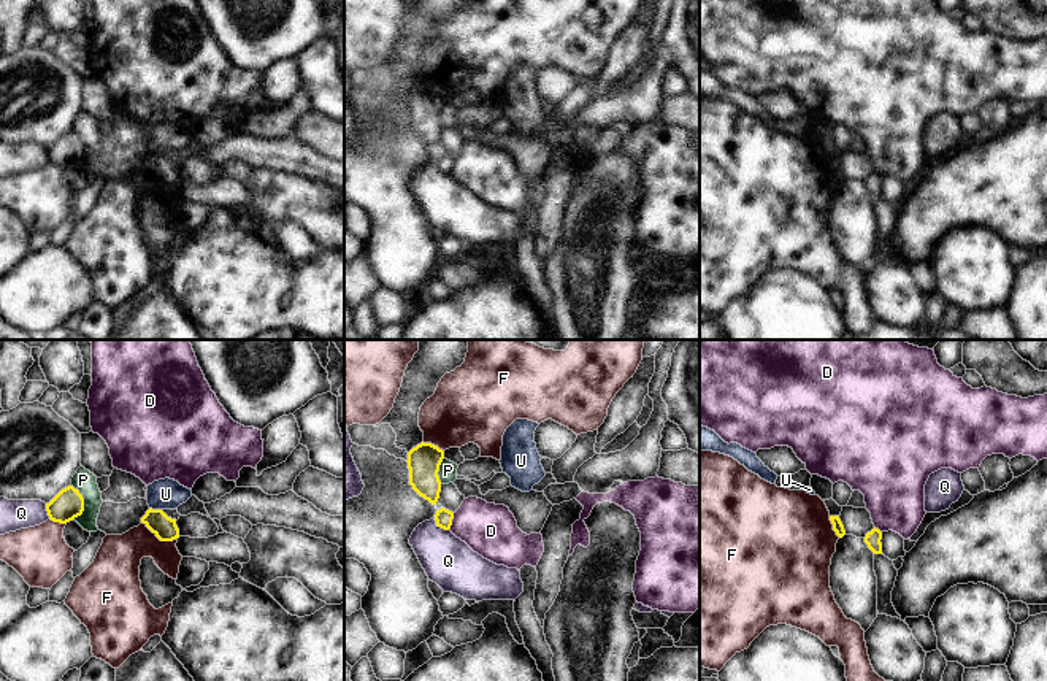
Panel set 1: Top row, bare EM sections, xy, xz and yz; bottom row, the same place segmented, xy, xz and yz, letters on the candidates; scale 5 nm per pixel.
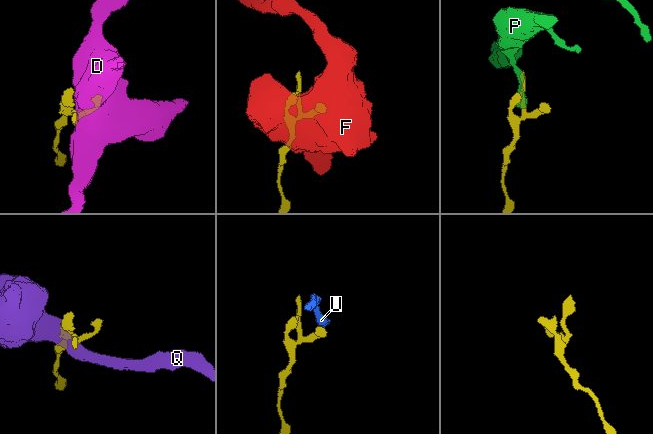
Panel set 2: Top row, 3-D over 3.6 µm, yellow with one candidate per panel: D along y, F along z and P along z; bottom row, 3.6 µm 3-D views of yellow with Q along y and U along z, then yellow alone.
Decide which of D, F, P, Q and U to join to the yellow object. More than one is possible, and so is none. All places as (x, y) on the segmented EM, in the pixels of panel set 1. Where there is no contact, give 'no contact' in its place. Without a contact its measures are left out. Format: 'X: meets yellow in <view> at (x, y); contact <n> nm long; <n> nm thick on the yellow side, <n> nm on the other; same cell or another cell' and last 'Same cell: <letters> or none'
D: meets yellow in xz at (451, 521); contact 90 nm long; 90 nm thick on the yellow side, 260 nm on the other; another cell
F: meets yellow in xy at (159, 538); contact 200 nm long; 120 nm thick on the yellow side, 220 nm on the other; another cell
P: meets yellow in xy at (83, 504); contact 180 nm long; 160 nm thick on the yellow side, 110 nm on the other; another cell
Q: meets yellow in xz at (440, 526); contact 100 nm long; 90 nm thick on the yellow side, 260 nm on the other; another cell
U: meets yellow in xy at (156, 510); contact 70 nm long; 120 nm thick on the yellow side, 160 nm on the other; another cell
Same cell: none

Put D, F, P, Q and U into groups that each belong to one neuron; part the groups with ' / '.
D / F / P / Q / U

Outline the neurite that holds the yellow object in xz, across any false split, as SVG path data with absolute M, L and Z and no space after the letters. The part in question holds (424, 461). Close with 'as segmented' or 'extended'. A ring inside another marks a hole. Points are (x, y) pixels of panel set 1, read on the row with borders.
M424 441L408 452L409 484L433 505L436 505L441 492L438 471L443 459L443 449Z; as segmented

